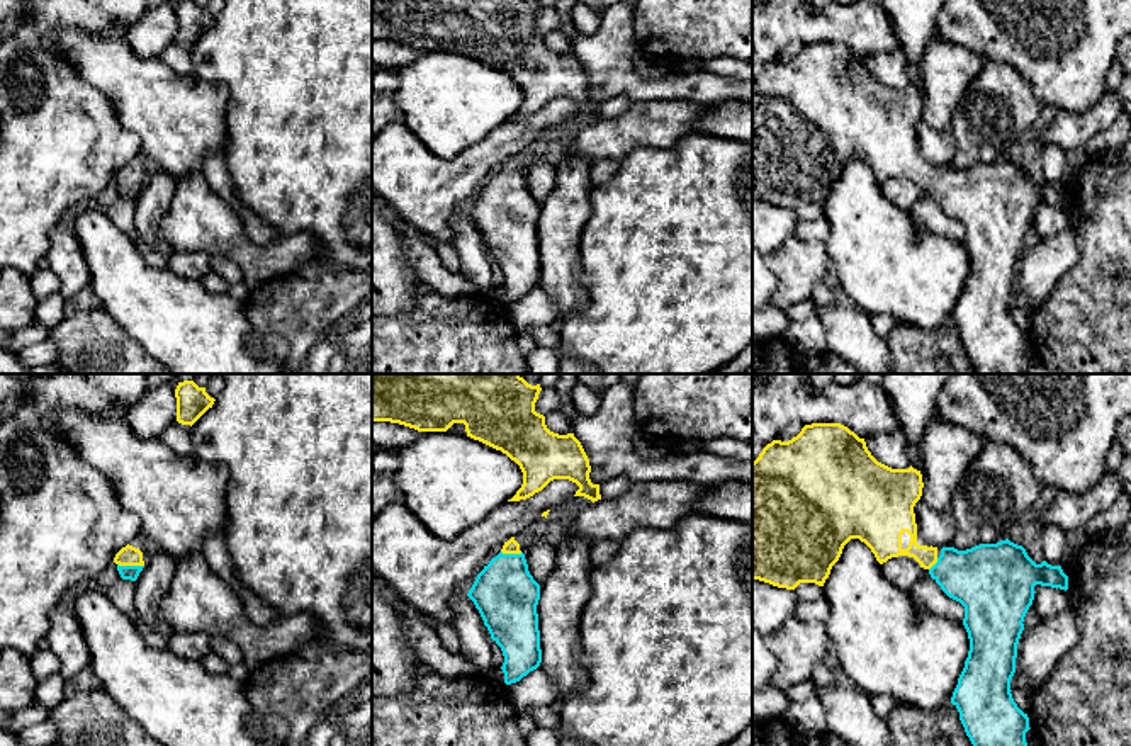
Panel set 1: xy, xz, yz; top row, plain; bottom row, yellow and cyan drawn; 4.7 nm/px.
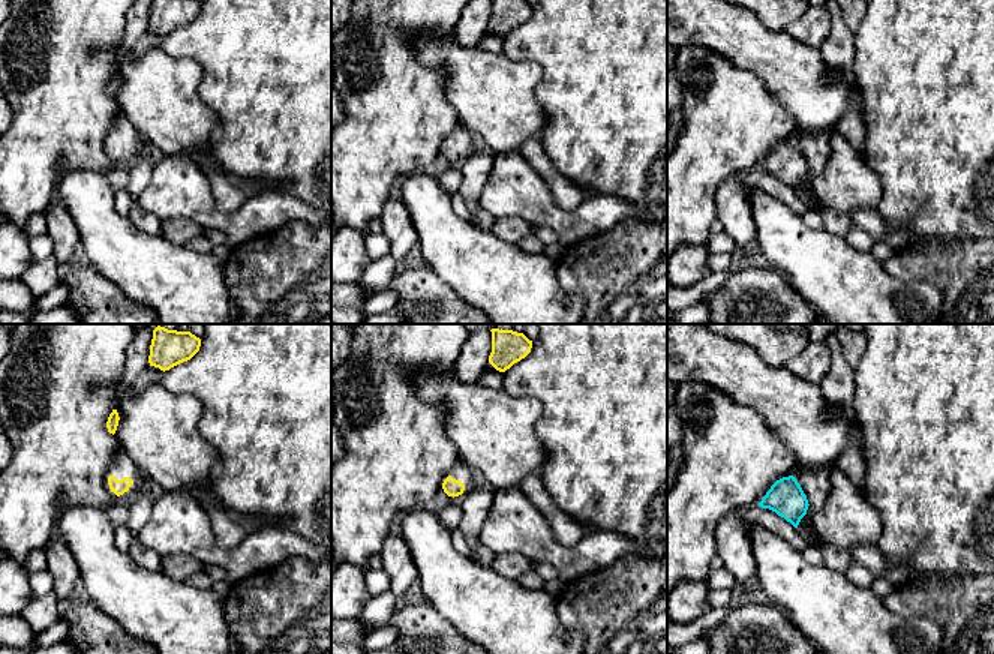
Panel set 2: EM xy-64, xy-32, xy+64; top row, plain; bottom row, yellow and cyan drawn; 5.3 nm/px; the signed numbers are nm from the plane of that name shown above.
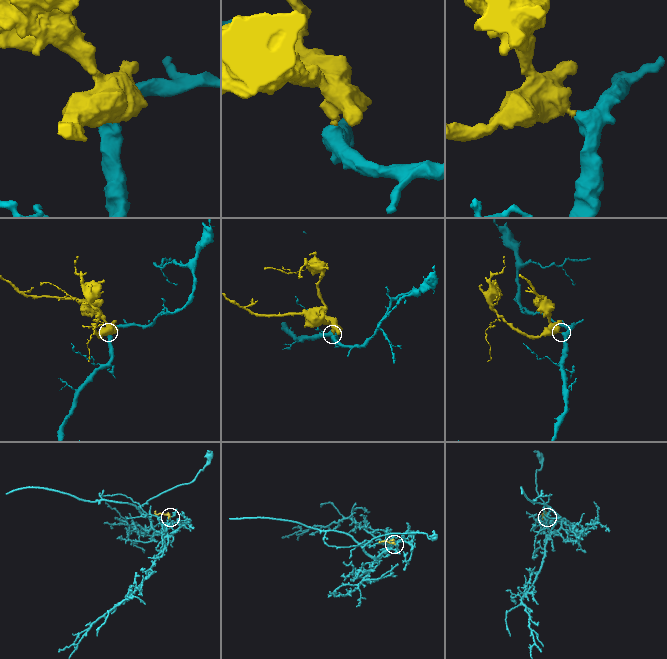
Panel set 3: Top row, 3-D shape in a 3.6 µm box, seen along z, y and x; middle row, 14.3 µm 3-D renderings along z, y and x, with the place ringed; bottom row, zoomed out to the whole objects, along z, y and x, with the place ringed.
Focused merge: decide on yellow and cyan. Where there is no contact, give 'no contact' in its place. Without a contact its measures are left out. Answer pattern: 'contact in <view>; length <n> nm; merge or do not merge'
contact in xy; length 130 nm; merge

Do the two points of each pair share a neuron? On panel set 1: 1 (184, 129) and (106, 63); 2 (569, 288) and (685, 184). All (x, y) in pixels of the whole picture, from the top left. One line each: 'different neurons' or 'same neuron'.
1: same neuron
2: different neurons

